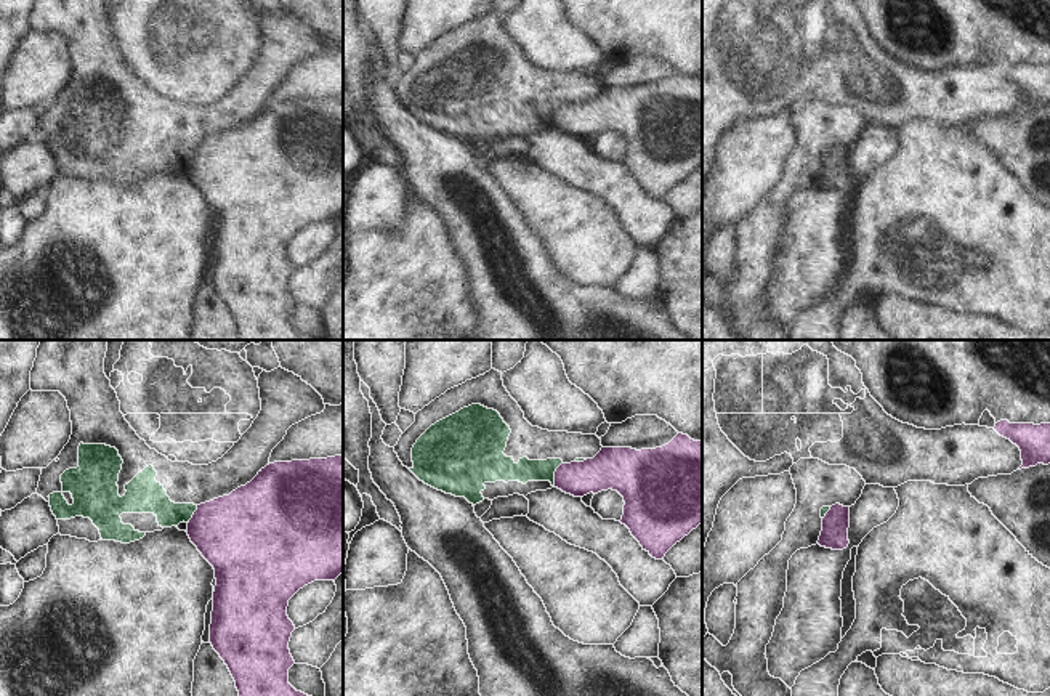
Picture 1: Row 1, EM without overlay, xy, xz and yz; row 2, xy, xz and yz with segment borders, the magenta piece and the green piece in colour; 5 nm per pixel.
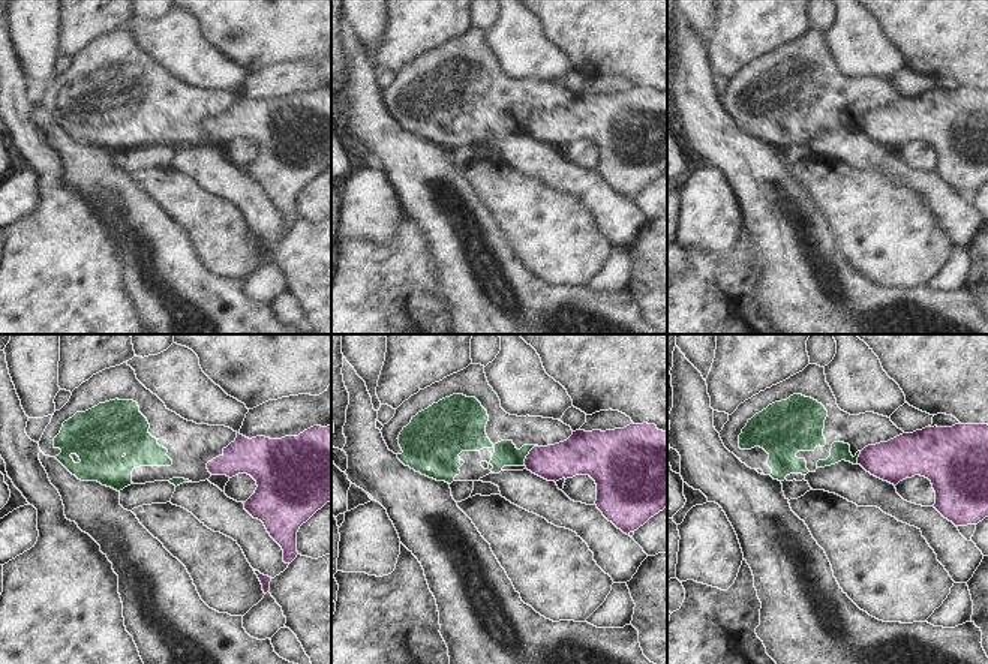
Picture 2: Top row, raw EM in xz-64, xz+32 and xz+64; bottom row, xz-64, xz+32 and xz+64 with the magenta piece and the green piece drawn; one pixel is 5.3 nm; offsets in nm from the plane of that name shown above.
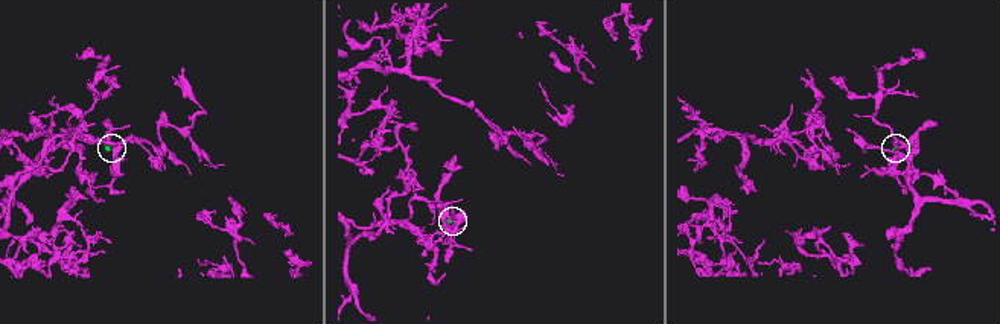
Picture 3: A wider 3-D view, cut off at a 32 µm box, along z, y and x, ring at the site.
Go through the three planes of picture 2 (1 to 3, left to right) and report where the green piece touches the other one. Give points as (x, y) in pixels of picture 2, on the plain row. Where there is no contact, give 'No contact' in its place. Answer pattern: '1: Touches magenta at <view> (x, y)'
1: No contact
2: Touches magenta at xz+32 (528, 119)
3: Touches magenta at xz+64 (858, 122)

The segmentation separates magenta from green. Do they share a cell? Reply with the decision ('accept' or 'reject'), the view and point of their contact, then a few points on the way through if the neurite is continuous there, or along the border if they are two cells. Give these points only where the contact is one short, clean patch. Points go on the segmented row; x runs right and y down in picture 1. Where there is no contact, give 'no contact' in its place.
reject | xz (555, 475) | along xz (561, 462), (555, 472), (553, 486)

